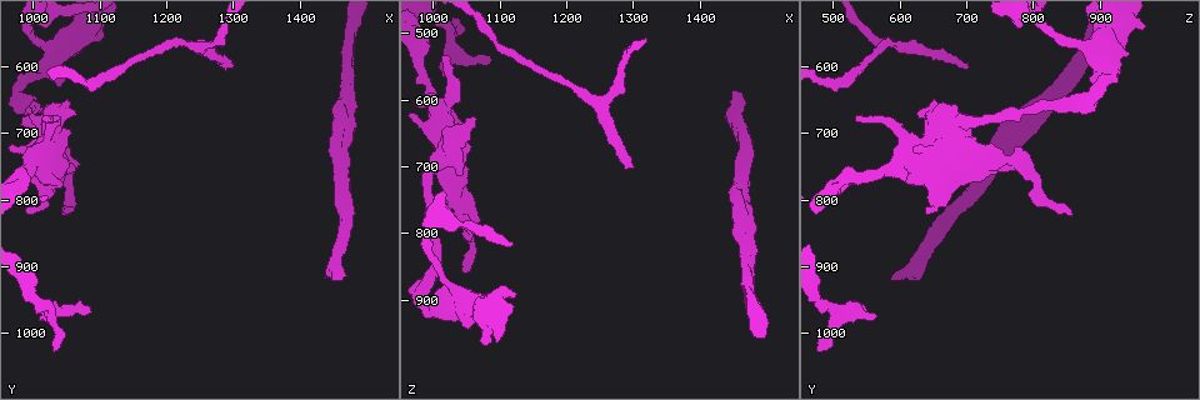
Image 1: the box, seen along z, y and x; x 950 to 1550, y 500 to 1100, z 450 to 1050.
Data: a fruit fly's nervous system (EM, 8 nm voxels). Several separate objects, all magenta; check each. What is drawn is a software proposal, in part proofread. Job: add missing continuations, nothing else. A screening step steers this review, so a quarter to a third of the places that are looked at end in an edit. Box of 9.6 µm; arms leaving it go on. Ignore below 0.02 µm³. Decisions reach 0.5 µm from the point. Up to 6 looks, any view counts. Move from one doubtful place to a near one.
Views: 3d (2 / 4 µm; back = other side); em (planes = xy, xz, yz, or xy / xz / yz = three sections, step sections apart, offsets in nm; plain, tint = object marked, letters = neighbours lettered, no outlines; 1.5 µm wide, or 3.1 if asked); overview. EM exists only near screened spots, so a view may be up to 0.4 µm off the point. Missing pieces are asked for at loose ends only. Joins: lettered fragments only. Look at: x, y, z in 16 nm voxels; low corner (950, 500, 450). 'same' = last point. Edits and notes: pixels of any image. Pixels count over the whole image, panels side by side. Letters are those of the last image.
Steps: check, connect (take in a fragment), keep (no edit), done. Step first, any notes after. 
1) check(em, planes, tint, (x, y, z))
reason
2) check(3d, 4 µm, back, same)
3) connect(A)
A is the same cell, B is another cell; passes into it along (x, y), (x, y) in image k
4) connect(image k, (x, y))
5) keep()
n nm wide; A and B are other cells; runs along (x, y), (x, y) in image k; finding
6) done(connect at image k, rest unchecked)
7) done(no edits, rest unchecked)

check(em, planes, tint, (1450, 920, 585))
end of a long branch

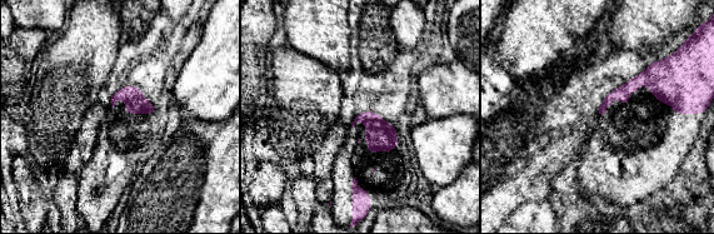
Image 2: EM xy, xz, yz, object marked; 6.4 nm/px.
check(em, planes, letters, same)

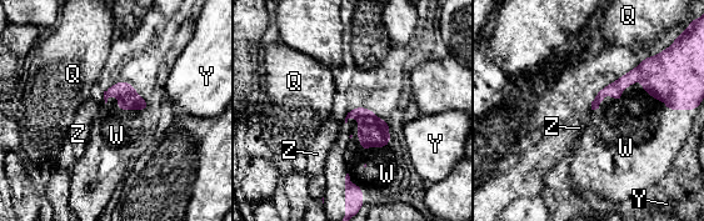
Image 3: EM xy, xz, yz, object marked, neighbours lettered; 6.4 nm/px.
connect(image 3, (639, 122))
W is the same cell, Q, Y and Z are other cells; passes into it along (668, 76), (630, 85), (639, 122) in image 3; the neuron continues

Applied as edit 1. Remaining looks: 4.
check(em, planes, tint, (1300, 605, 705))
branch stops here

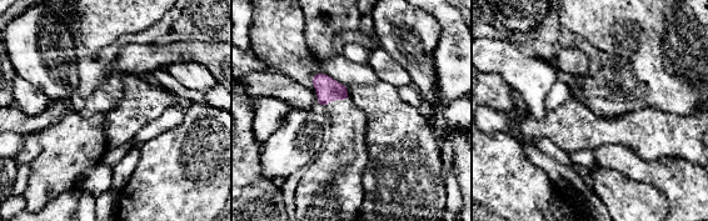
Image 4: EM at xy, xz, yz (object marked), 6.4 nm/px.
check(em, planes, letters, same)
see the neighbours

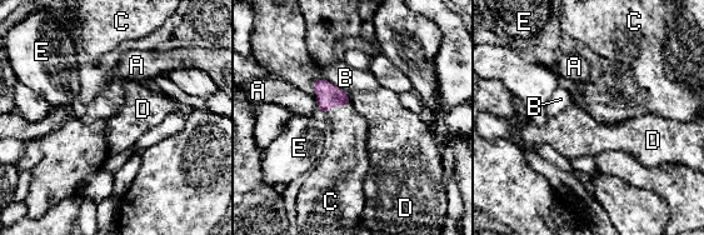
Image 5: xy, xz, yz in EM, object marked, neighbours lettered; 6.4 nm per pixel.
connect(image 5, (349, 130))
C is the same cell, A, B, D and E are other cells; it goes on there

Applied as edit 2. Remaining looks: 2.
check(3d, 2 µm, (1015, 670, 535))
thin end

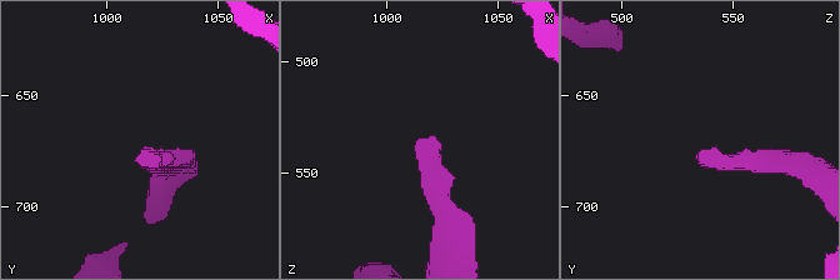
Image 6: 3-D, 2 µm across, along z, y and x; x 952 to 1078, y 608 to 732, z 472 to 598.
check(em, planes, letters, (1016, 676, 536))
shape alone is not enough

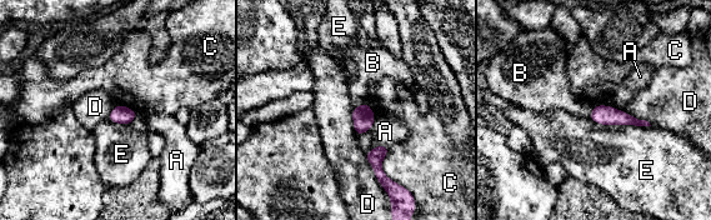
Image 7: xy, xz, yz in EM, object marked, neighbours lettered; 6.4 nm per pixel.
keep()
A, B, C, D and E are other cells; border along (600, 104), (651, 125) in image 7; no lettered fragment goes on from it

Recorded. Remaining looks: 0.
done(connect at image 3, connect at image 5, rest unchecked)

